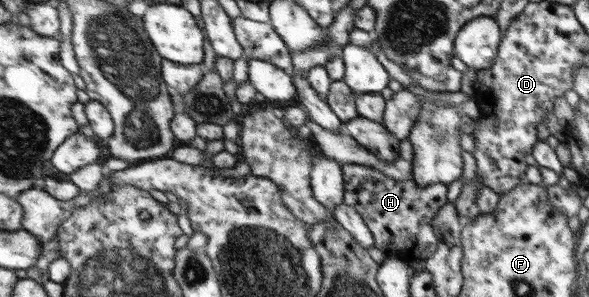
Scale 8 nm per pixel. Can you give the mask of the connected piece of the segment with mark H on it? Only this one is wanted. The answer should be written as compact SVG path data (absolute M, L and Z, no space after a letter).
M342 164L343 202L354 208L363 219L364 225L373 237L373 247L379 249L385 258L402 260L426 255L436 245L431 221L437 209L446 200L446 186L434 183L418 187L413 179L397 182L387 178L377 169L352 164Z

